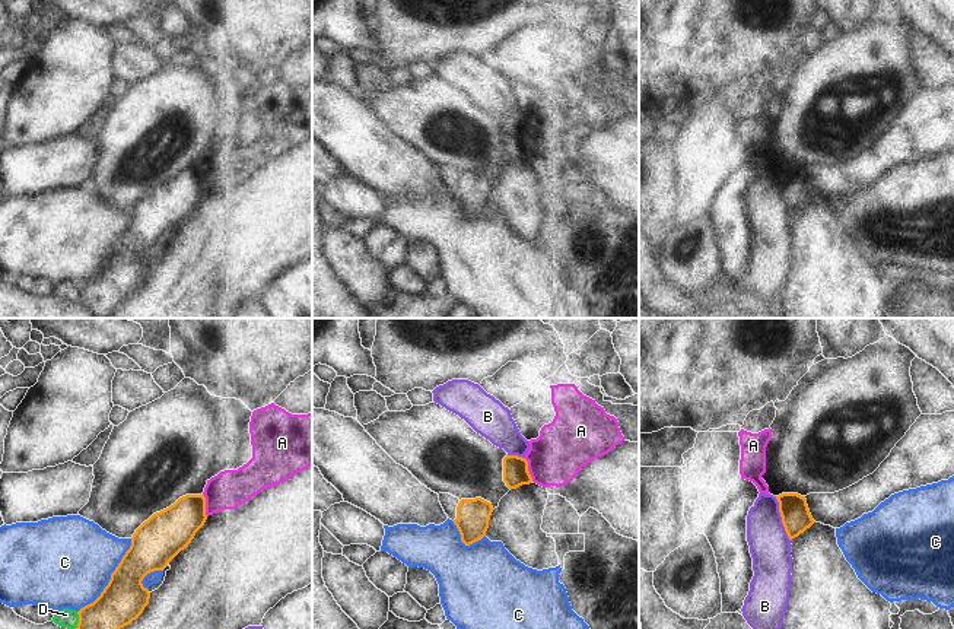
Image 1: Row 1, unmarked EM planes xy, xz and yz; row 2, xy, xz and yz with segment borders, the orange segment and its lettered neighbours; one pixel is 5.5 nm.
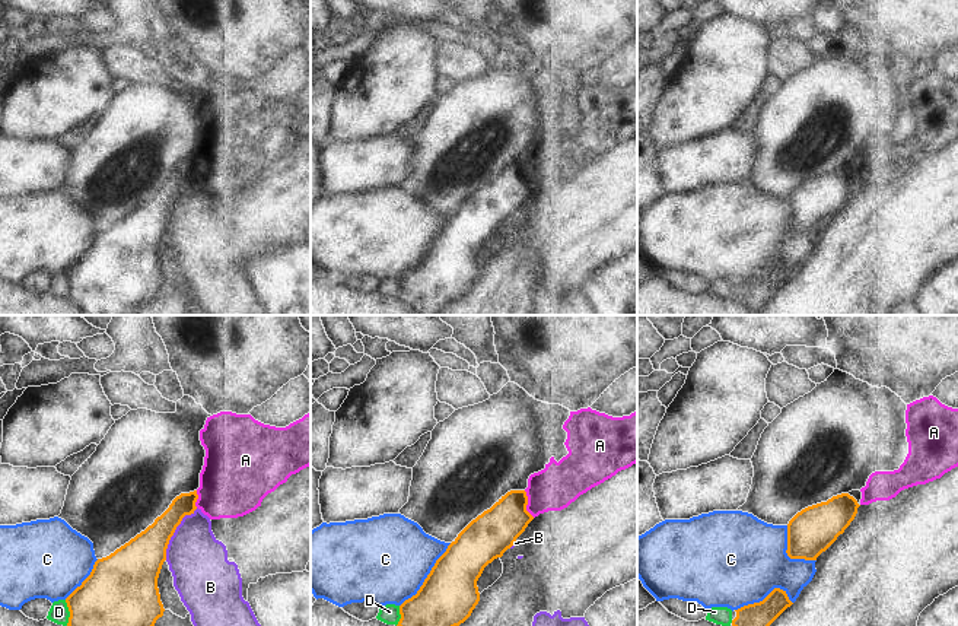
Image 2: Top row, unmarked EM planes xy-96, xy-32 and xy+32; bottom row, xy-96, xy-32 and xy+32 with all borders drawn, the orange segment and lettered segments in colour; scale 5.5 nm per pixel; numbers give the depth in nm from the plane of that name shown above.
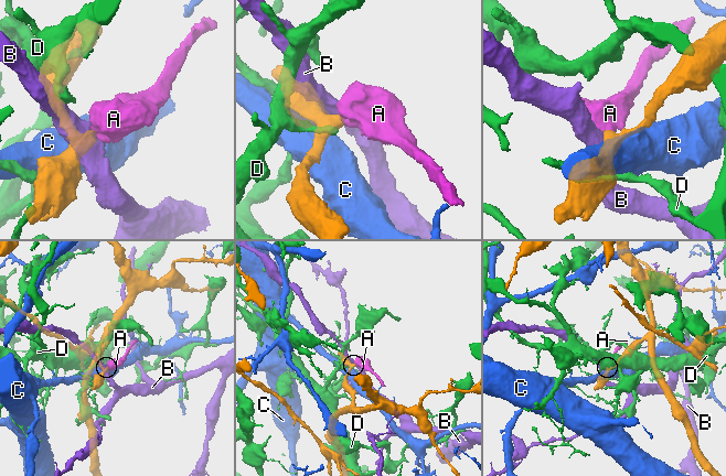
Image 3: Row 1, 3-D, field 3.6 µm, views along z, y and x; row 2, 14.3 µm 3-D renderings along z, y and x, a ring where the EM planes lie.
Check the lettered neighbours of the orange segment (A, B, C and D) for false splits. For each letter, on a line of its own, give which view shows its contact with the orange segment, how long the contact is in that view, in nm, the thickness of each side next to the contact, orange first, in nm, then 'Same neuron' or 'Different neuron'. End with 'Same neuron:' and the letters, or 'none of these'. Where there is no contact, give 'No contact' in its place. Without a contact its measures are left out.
A: Touches orange in xz. Shared border 140 nm. Thickness 140 nm (orange) against 300 nm. Different neuron
B: Touches orange in yz. Shared border 260 nm. Thickness 160 nm (orange) against 220 nm. Different neuron
C: Touches orange in xy. Shared border 500 nm. Thickness 240 nm (orange) against 480 nm. Different neuron
D: Touches orange in xy. Shared border 100 nm. Thickness 240 nm (orange) against 110 nm. Different neuron
Same neuron: none of these

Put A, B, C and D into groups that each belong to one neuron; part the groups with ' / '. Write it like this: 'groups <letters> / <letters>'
groups A / B / C / D

